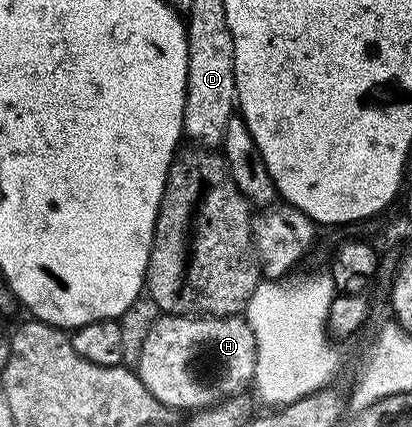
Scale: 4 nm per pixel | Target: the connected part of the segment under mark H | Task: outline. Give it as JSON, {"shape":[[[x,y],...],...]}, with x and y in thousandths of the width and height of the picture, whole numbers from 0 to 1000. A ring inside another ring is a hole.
{"shape":[[[393,738],[383,742],[376,766],[367,766],[367,785],[357,785],[357,796],[347,801],[328,869],[347,906],[357,906],[357,916],[367,916],[391,948],[422,963],[476,963],[529,948],[553,930],[592,923],[614,897],[621,829],[619,785],[592,740]]]}

